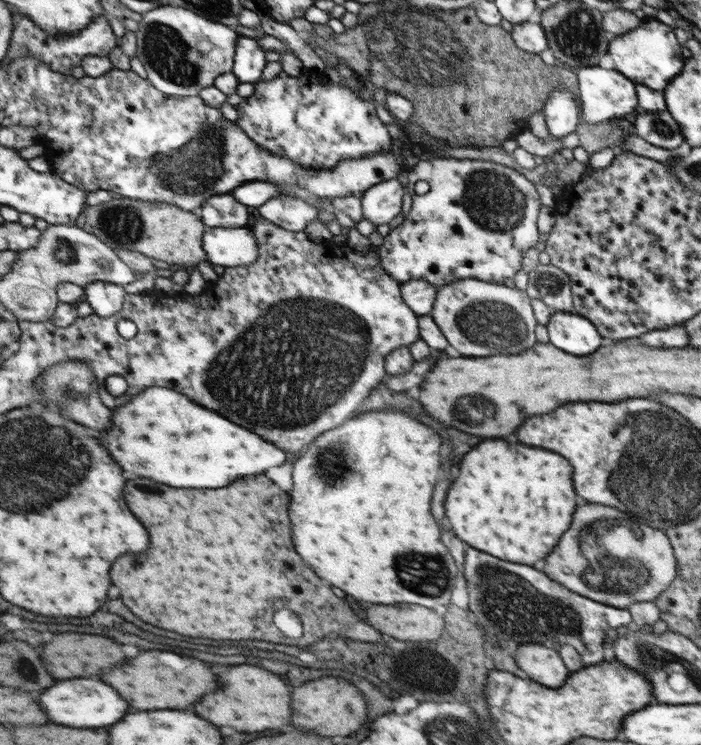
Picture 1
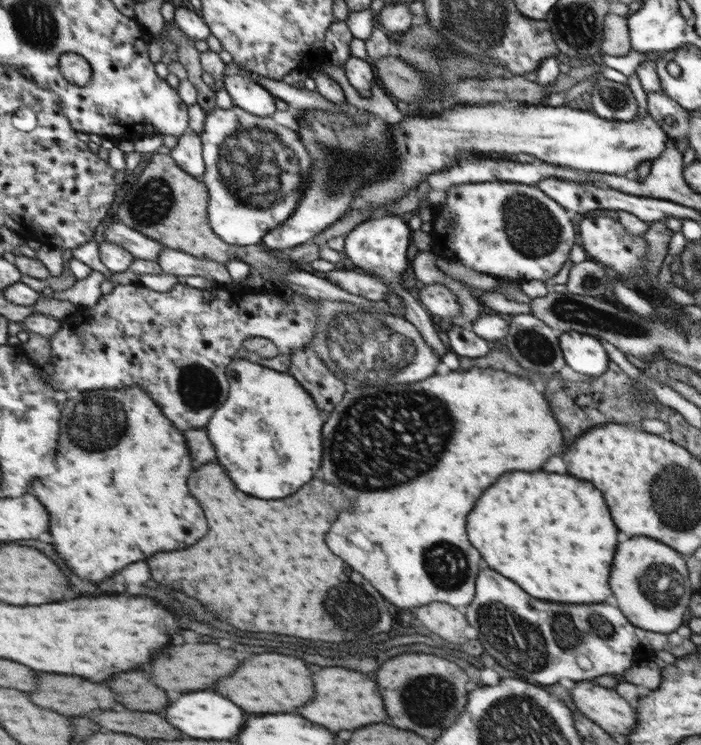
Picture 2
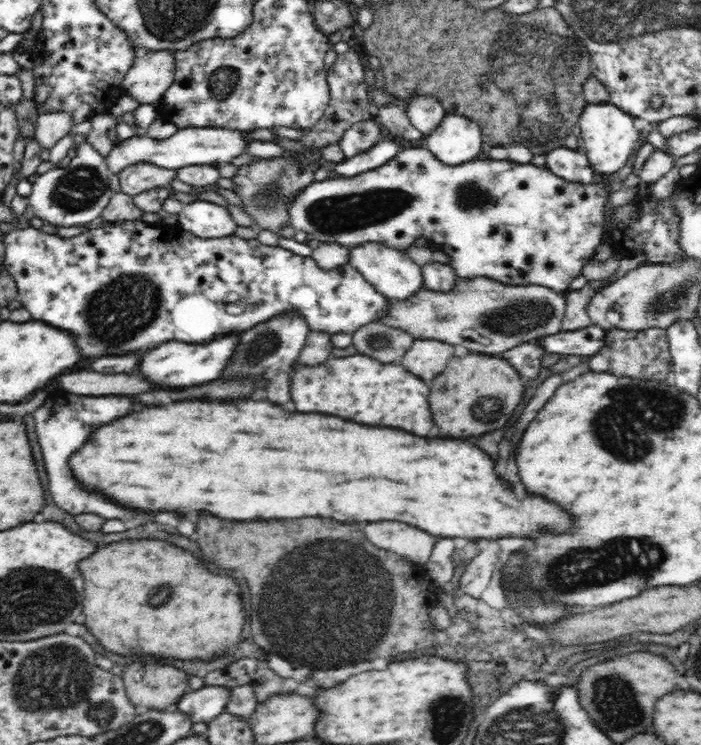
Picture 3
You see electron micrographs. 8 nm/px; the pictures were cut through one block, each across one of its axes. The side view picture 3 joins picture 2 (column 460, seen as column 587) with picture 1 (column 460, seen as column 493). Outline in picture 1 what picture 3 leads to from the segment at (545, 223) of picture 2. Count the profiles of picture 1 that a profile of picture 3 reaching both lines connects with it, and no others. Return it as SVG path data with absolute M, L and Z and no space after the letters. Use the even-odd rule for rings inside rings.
M423 157L412 163L402 177L407 183L407 194L412 200L410 210L403 222L390 229L382 237L382 244L375 248L382 267L401 284L411 279L426 280L437 288L459 279L501 284L503 278L511 278L519 270L521 254L527 248L535 246L535 218L539 212L539 198L533 184L519 172L491 161L453 158L425 160ZM417 180L427 182L429 189L424 194L413 191L413 184Z

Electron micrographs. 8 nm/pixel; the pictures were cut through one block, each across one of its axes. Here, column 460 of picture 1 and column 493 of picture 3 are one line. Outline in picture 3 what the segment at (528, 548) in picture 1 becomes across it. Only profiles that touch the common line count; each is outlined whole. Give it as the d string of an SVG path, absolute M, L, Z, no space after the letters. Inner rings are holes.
M244 400L234 404L218 404L218 402L172 402L164 406L142 408L140 412L120 418L110 426L102 426L92 434L92 440L78 450L70 458L70 466L74 476L82 482L84 488L94 490L98 494L108 496L116 504L130 506L136 510L170 510L178 514L186 514L190 510L206 510L218 518L228 520L268 520L268 518L304 518L304 516L328 516L338 522L376 522L376 520L396 520L404 524L412 524L422 528L434 536L444 538L466 538L466 540L498 540L498 538L524 538L532 536L536 528L552 528L552 532L564 532L572 520L556 508L556 504L548 504L548 500L536 500L536 496L522 496L518 498L510 484L506 484L496 472L494 462L488 454L484 454L476 444L462 442L462 440L446 440L446 438L420 438L408 434L404 430L394 428L376 428L376 426L362 426L356 422L348 422L336 416L324 414L288 414L276 404L270 402L256 402Z

